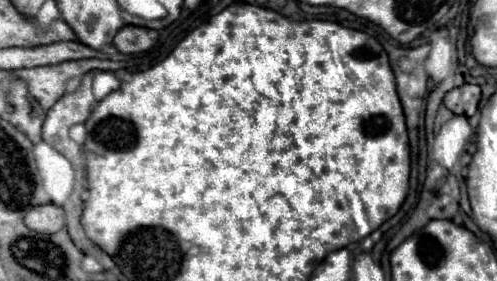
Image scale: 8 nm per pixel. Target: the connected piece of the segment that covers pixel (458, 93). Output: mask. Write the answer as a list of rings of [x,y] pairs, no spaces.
[[[465,84],[459,88],[453,88],[451,92],[445,94],[445,106],[453,114],[463,114],[463,116],[473,116],[477,112],[481,100],[481,90],[475,84]]]

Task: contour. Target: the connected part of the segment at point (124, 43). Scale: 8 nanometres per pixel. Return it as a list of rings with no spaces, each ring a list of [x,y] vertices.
[[[125,26],[117,32],[113,46],[123,54],[139,54],[151,50],[159,38],[157,30],[141,28],[141,26]]]

